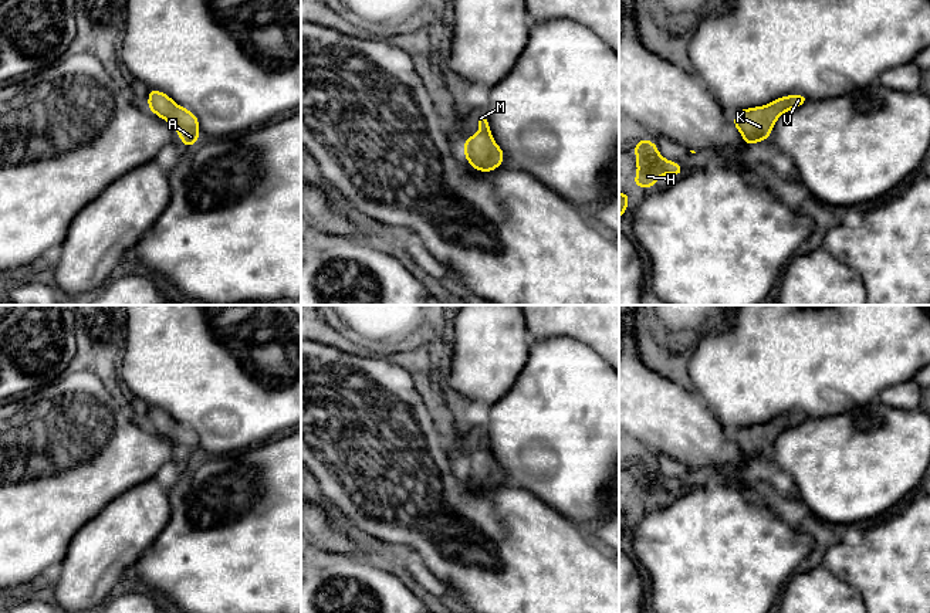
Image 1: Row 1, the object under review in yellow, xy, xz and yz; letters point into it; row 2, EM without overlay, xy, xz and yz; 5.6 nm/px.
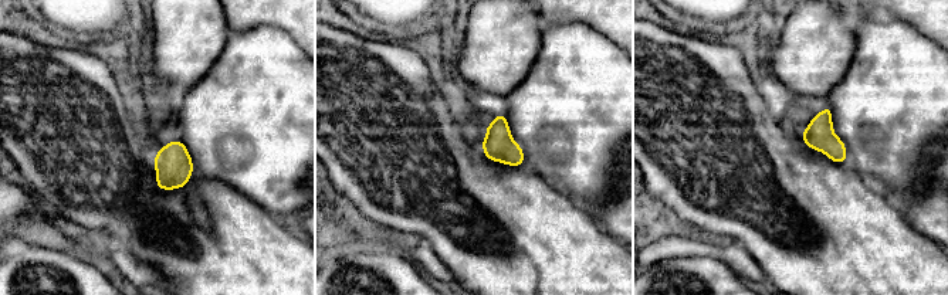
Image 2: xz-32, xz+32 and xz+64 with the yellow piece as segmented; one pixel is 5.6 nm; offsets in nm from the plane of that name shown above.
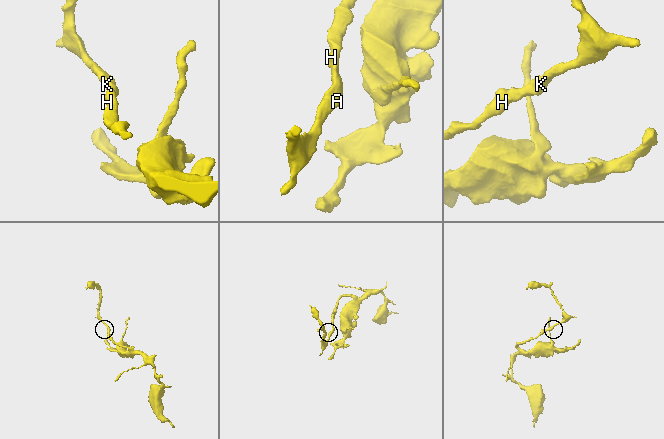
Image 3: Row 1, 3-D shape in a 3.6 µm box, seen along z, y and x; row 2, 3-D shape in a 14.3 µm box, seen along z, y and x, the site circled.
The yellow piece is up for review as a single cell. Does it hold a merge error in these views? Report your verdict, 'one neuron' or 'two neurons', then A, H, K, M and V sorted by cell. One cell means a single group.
one neuron; A H K M V

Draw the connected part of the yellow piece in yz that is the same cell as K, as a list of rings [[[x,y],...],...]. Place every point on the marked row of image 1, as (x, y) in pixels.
[[[787,95],[774,99],[771,104],[741,109],[731,121],[747,145],[767,140],[777,119],[788,111],[801,106],[809,98],[806,95]]]

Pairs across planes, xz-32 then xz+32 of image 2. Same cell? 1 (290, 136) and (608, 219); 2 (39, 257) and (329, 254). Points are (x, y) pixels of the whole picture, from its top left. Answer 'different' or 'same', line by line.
1: different
2: different

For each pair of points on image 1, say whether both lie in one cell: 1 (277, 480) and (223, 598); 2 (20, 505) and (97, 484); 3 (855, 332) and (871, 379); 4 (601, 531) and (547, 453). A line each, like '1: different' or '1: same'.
1: same
2: same
3: same
4: different

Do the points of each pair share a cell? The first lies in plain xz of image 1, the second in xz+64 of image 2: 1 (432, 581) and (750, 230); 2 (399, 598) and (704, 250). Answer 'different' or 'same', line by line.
1: different
2: different

